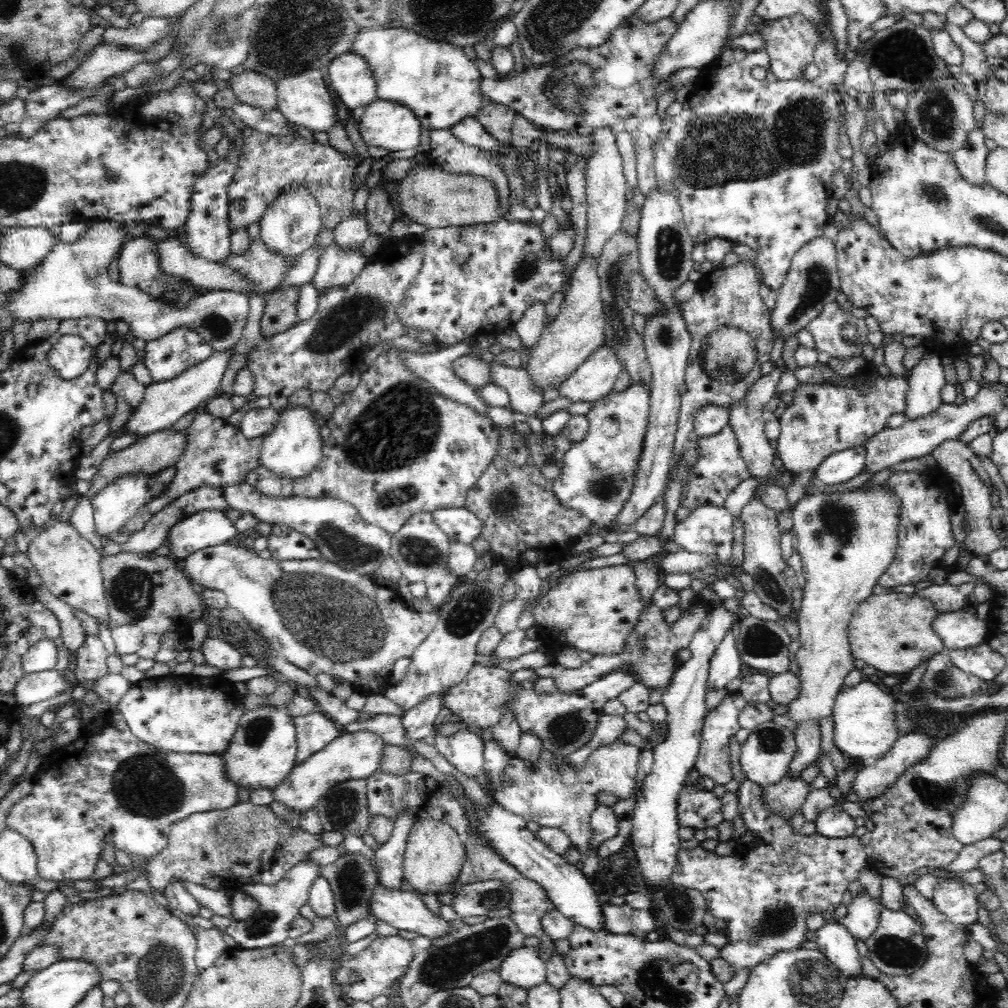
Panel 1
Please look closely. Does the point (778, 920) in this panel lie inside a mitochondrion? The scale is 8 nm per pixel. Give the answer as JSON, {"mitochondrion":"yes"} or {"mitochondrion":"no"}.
{"mitochondrion":"yes"}

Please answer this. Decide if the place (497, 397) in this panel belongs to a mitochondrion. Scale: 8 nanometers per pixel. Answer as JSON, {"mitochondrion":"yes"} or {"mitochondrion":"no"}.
{"mitochondrion":"no"}

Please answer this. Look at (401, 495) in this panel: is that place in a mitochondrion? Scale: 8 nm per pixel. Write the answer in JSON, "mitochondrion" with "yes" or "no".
{"mitochondrion":"yes"}

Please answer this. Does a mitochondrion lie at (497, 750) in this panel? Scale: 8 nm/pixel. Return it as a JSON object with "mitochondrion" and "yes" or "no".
{"mitochondrion":"no"}

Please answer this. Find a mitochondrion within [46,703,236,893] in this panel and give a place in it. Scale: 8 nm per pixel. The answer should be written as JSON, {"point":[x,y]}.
{"point":[147,786]}

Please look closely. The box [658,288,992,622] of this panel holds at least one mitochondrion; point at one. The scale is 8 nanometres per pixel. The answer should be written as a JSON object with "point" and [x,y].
{"point":[728,355]}

